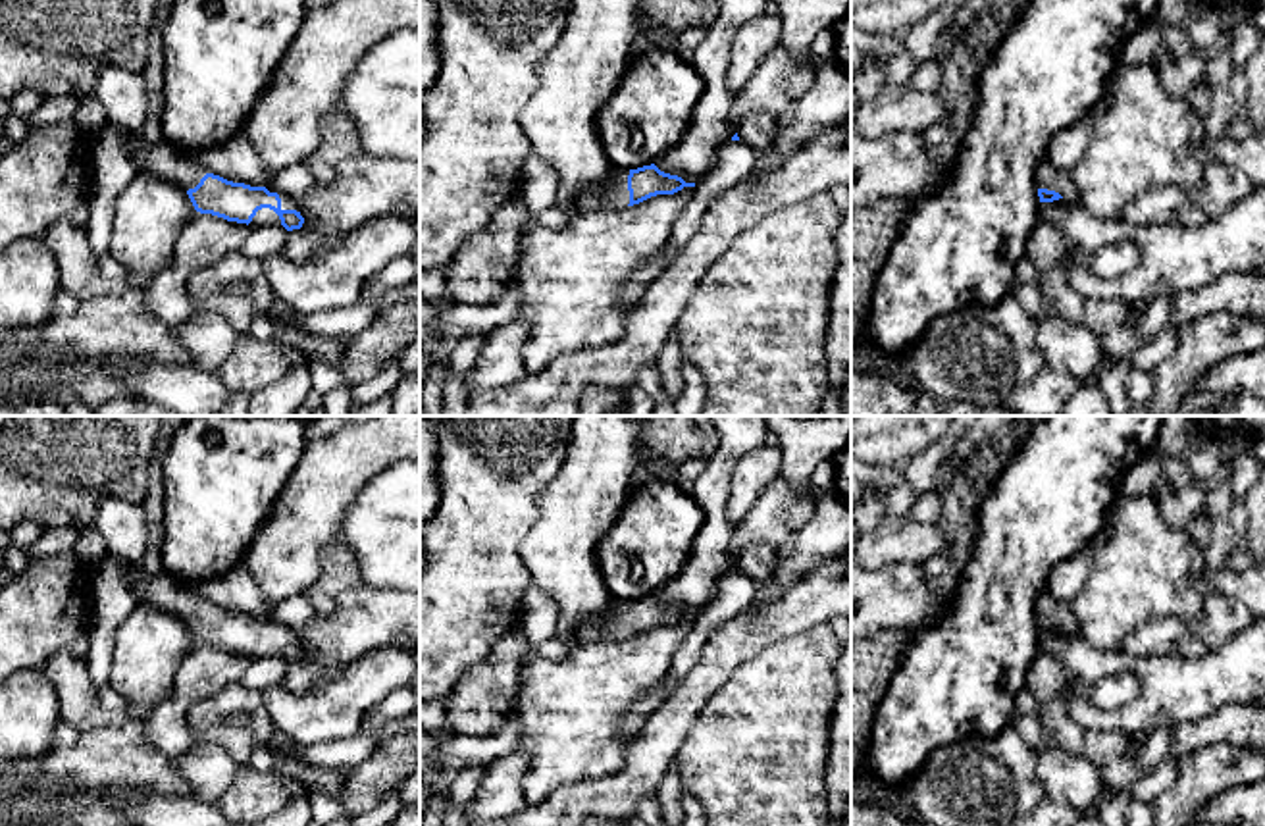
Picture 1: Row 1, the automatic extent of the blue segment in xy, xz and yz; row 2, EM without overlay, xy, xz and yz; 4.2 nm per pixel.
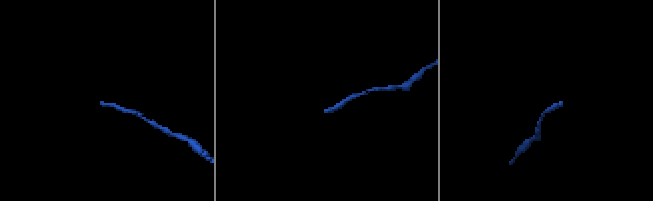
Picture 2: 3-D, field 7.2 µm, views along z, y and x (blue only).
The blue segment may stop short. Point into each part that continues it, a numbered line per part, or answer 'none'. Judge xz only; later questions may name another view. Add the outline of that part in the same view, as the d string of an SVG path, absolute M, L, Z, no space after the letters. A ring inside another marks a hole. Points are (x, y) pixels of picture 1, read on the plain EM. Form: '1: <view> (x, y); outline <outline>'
1: xz (615, 624); outline M616 601L605 618L583 626L576 633L578 643L595 643L603 639L624 639L630 635L628 622L630 601Z

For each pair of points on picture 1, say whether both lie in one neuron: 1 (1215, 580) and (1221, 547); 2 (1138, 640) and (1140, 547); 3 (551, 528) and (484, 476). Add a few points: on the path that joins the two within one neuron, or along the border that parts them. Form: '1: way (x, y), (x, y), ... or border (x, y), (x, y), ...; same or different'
1: border (1225, 563), (1204, 568); different
2: border (1183, 619), (1150, 617), (1133, 628), (1117, 649); different
3: border (555, 476), (538, 499), (520, 559); different

